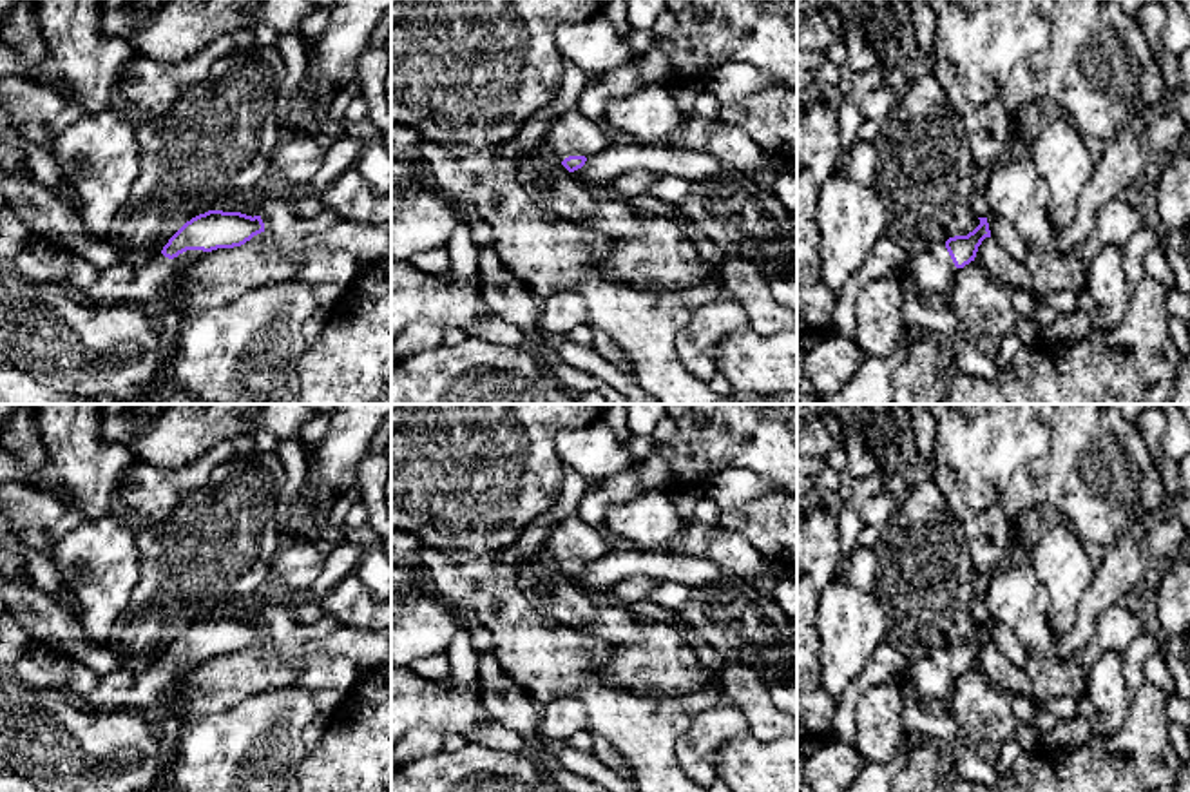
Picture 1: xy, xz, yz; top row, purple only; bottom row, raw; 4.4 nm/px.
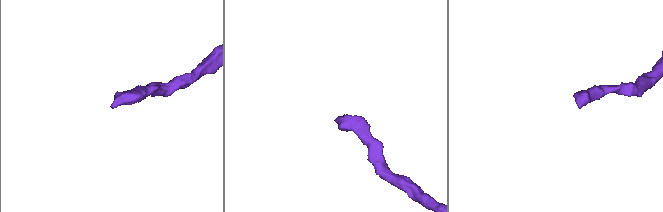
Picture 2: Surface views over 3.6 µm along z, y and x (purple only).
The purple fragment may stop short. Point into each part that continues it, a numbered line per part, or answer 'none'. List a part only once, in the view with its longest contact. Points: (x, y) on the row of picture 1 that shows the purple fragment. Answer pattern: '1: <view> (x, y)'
1: xy (133, 285)

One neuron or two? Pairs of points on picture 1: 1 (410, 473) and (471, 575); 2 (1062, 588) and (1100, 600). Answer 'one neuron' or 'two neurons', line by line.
1: two neurons
2: two neurons

